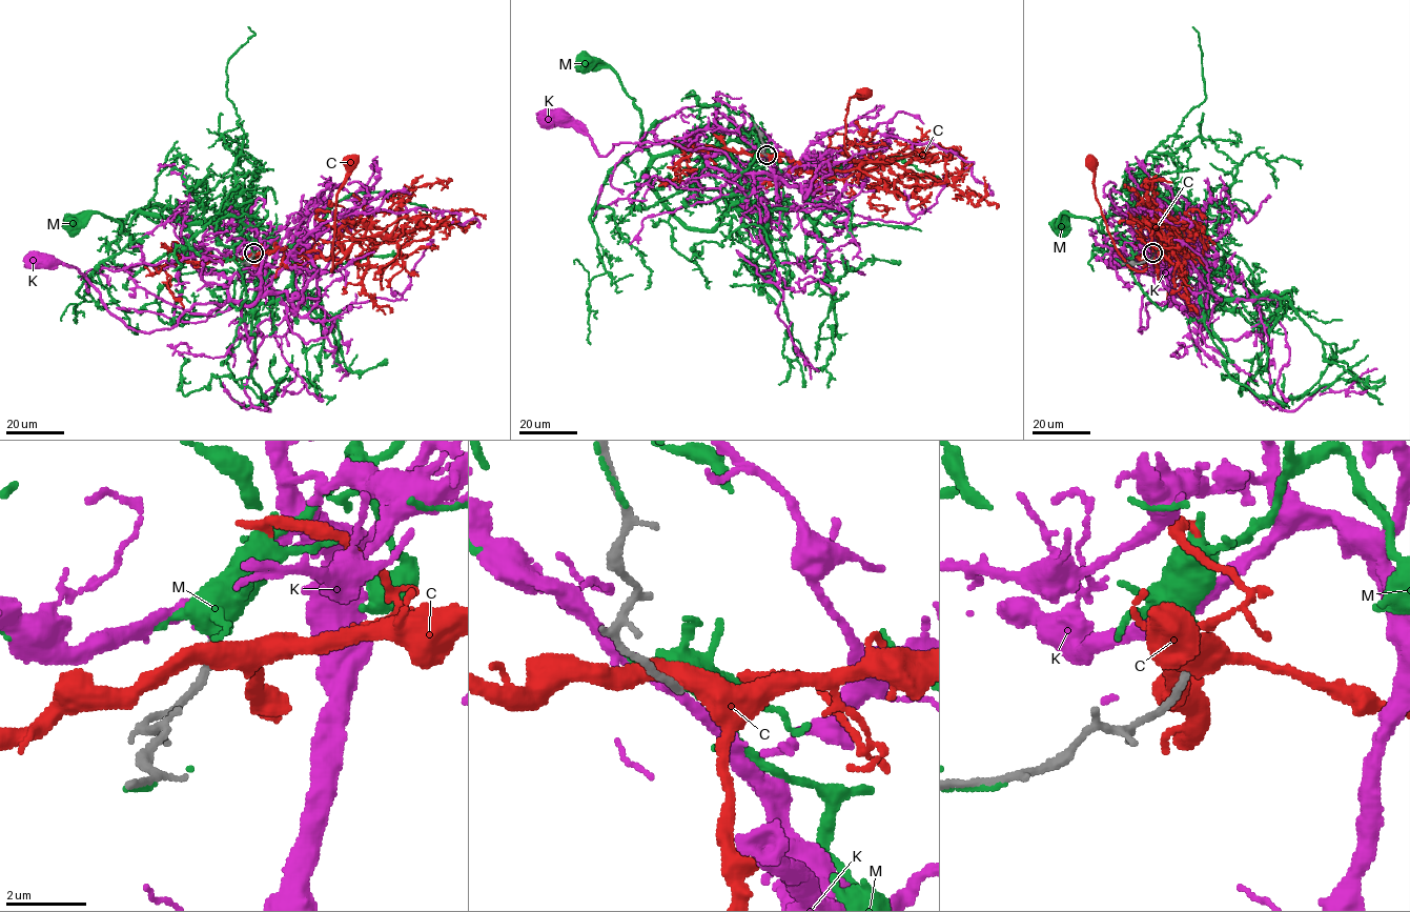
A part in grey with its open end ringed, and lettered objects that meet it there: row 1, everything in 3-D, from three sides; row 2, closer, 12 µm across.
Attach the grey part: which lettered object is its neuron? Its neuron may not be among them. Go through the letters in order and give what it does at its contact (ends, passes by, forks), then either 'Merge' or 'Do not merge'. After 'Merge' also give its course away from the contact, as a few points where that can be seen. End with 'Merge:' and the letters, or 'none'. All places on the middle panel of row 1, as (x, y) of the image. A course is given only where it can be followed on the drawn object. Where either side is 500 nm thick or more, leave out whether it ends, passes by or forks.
C: It passes by. Do not merge
K: It passes by. Merge. Its course: (767, 155), (771, 175), (743, 173), (722, 152), (669, 141), (614, 143), (599, 156), (588, 136), (562, 117)
M: Do not merge
Merge: K

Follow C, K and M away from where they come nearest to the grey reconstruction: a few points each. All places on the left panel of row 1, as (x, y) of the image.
C: (252, 254), (287, 247), (319, 250), (325, 259), (343, 258), (347, 252), (331, 270), (335, 198), (352, 163)
K: (253, 252), (262, 247), (254, 301), (196, 303), (177, 324), (149, 332), (107, 309), (75, 267), (48, 261)
M: (253, 254), (270, 247), (244, 241), (236, 218), (161, 205), (136, 211), (124, 234), (97, 211), (72, 224)

